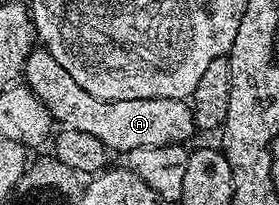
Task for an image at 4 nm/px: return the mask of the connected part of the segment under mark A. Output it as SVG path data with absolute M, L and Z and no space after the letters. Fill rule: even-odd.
M36 47L26 60L24 68L24 84L27 89L32 90L36 96L44 103L44 107L49 111L51 118L59 126L76 131L84 131L88 135L100 139L104 143L107 151L118 152L118 155L124 155L136 147L164 147L165 145L180 145L189 142L189 137L196 133L194 123L194 110L185 100L176 99L120 99L119 101L105 101L96 99L56 63L56 59L45 49L45 47Z

